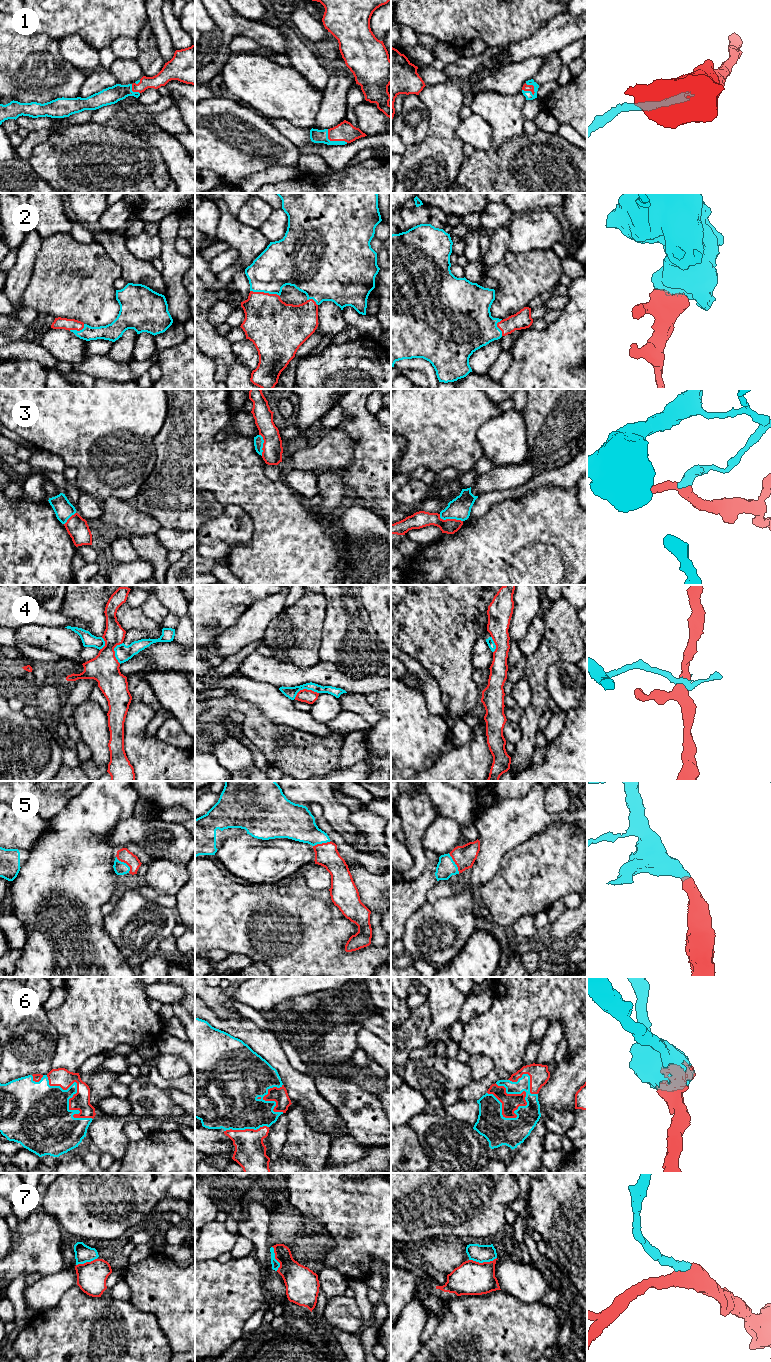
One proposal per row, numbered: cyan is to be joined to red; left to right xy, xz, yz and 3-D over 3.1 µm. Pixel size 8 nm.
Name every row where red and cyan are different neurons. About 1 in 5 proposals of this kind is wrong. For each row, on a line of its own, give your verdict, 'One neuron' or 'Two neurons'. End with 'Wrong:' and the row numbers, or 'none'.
1: One neuron
2: One neuron
3: Two neurons
4: Two neurons
5: One neuron
6: One neuron
7: One neuron
Wrong: 3, 4

